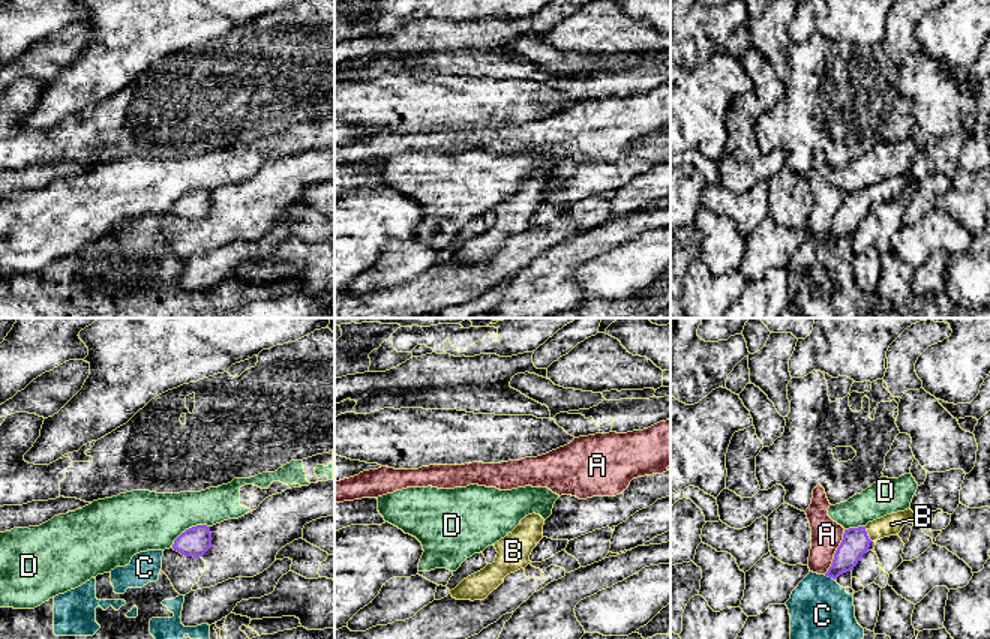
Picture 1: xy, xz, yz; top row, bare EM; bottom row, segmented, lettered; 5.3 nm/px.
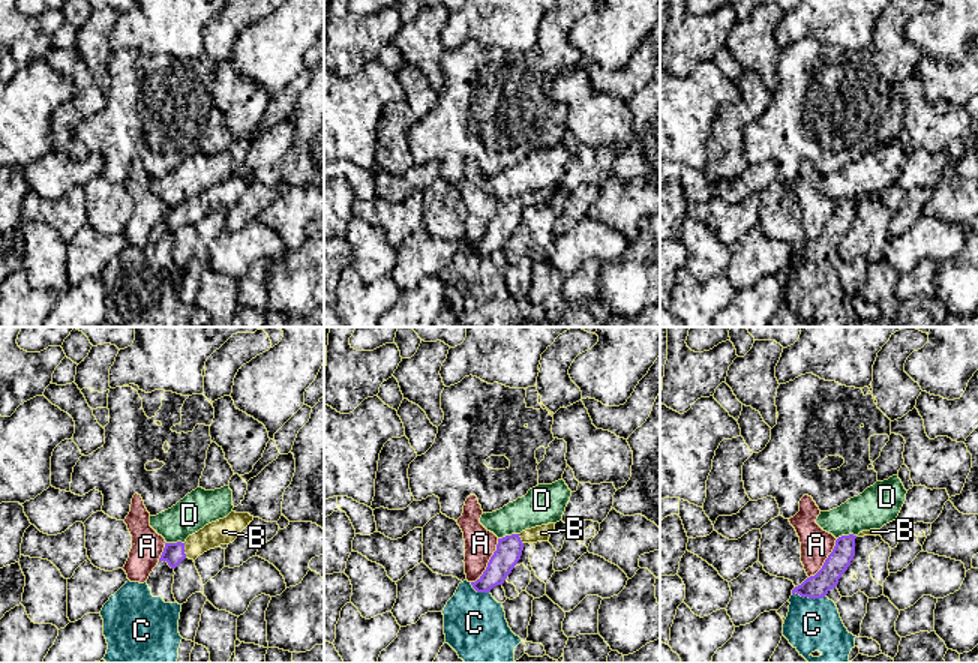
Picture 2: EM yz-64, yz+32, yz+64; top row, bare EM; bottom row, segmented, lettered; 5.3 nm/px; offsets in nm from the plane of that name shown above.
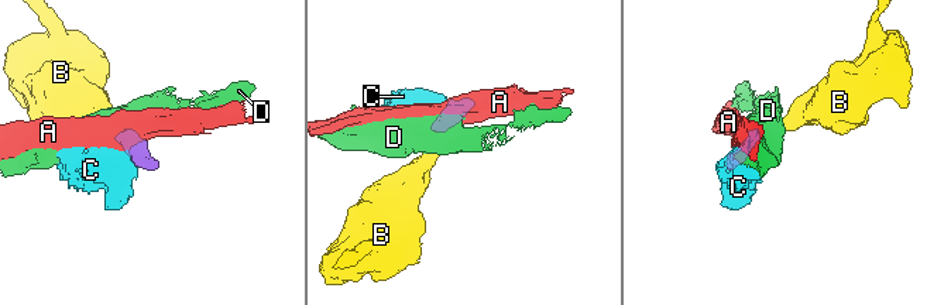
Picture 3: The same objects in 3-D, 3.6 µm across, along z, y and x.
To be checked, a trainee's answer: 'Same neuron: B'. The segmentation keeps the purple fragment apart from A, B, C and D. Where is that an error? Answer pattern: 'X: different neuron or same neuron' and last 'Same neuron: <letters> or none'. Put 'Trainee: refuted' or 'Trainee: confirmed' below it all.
A: different neuron
B: same neuron
C: different neuron
D: different neuron
Same neuron: B
Trainee: confirmed

